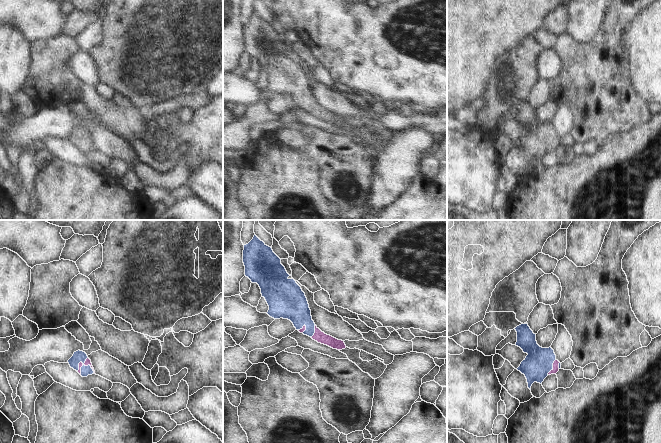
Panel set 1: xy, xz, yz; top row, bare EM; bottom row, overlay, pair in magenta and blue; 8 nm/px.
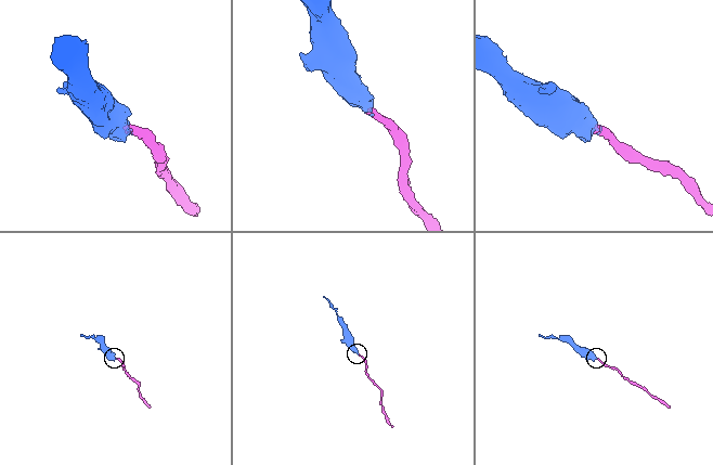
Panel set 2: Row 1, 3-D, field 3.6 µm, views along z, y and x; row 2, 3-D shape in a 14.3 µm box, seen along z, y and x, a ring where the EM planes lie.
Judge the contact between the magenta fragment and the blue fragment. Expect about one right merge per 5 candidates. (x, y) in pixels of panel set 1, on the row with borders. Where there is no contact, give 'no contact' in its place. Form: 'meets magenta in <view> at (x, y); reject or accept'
meets magenta in yz at (553, 367); accept

